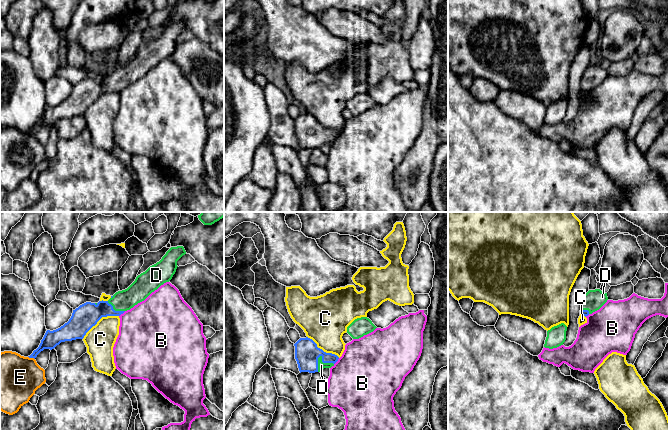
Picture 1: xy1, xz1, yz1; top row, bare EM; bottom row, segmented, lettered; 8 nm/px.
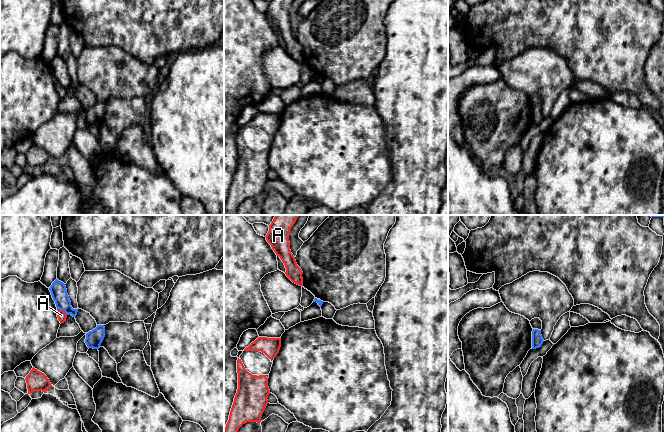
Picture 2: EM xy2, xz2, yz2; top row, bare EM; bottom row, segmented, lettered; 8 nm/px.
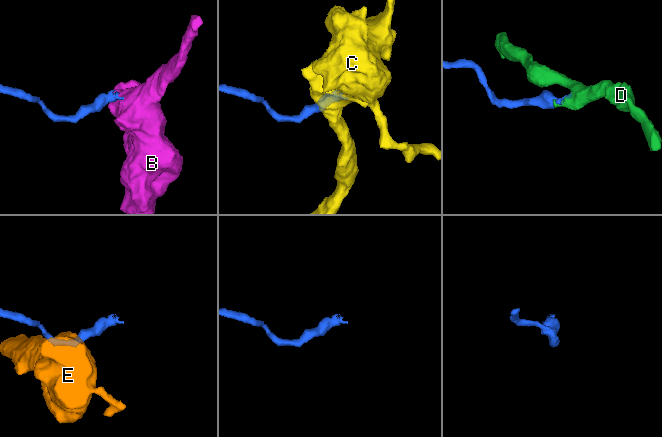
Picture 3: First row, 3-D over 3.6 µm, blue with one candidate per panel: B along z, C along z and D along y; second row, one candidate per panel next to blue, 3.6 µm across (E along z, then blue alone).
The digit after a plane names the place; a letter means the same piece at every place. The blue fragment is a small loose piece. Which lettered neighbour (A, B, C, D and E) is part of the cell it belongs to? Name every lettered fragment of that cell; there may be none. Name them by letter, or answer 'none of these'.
D

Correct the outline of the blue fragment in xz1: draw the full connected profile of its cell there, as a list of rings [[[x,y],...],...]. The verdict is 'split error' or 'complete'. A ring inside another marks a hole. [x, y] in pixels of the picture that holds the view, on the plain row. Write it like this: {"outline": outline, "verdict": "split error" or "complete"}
{"outline": [[[300,114],[295,120],[295,135],[301,148],[315,149],[324,144],[331,144],[339,133],[332,129],[326,129],[317,123],[310,114]]], "verdict": "split error"}

